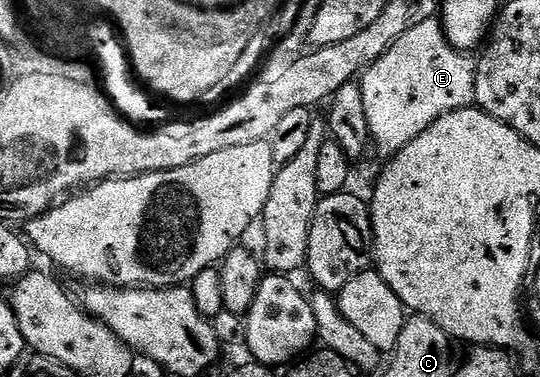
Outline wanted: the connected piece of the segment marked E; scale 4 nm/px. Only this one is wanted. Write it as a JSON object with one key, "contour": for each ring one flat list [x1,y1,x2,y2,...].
{"contour":[[427,18,413,24,404,35,360,77,364,94,364,110,368,113,371,141,385,154,400,151,412,138,424,134,432,122,444,114,468,108,474,104,476,64,465,52,451,46,438,18]]}

